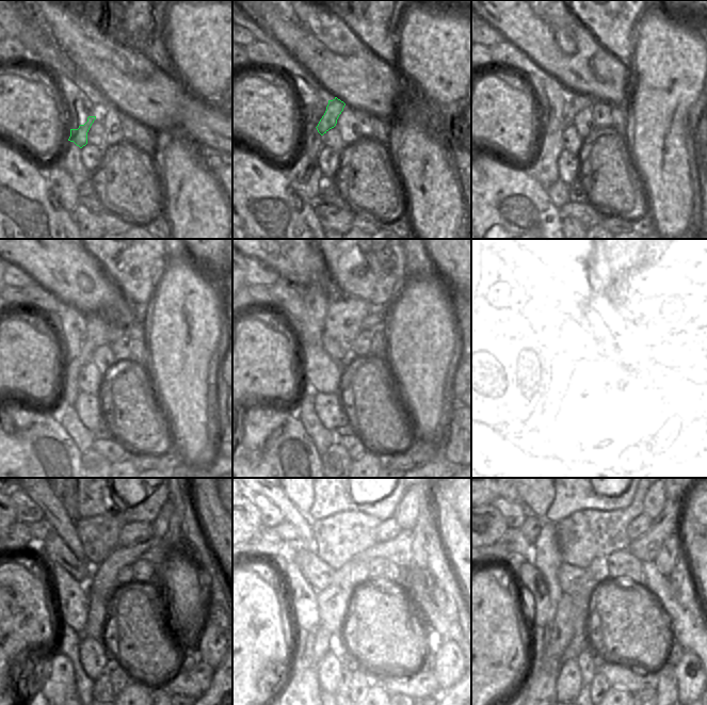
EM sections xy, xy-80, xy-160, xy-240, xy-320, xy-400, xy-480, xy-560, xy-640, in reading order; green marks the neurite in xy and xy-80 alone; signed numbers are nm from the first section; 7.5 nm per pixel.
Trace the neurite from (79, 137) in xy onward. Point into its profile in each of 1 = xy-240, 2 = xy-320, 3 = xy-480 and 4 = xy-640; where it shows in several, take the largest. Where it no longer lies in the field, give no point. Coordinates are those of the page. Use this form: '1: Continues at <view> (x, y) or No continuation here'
1: Continues at xy-240 (113, 334)
2: Continues at xy-320 (374, 321)
3: Continues at xy-480 (160, 525)
4: Continues at xy-640 (655, 499)

